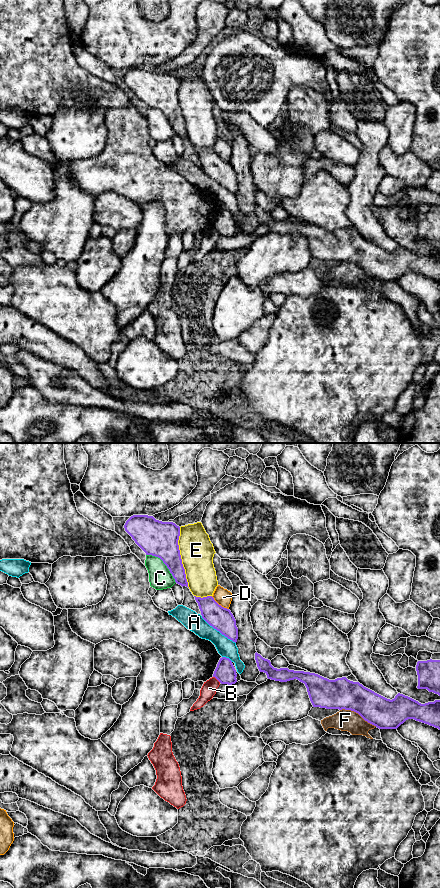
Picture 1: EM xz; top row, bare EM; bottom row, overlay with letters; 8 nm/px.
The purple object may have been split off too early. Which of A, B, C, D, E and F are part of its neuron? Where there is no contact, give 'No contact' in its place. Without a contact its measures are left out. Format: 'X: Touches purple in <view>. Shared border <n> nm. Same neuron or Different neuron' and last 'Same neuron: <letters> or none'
A: Touches purple in xz. Shared border 360 nm. Different neuron
B: Touches purple in xz. Shared border 80 nm. Different neuron
C: Touches purple in xz. Shared border 340 nm. Different neuron
D: Touches purple in xz. Shared border 180 nm. Different neuron
E: Touches purple in xz. Shared border 500 nm. Different neuron
F: Touches purple in xz. Shared border 320 nm. Different neuron
Same neuron: none

